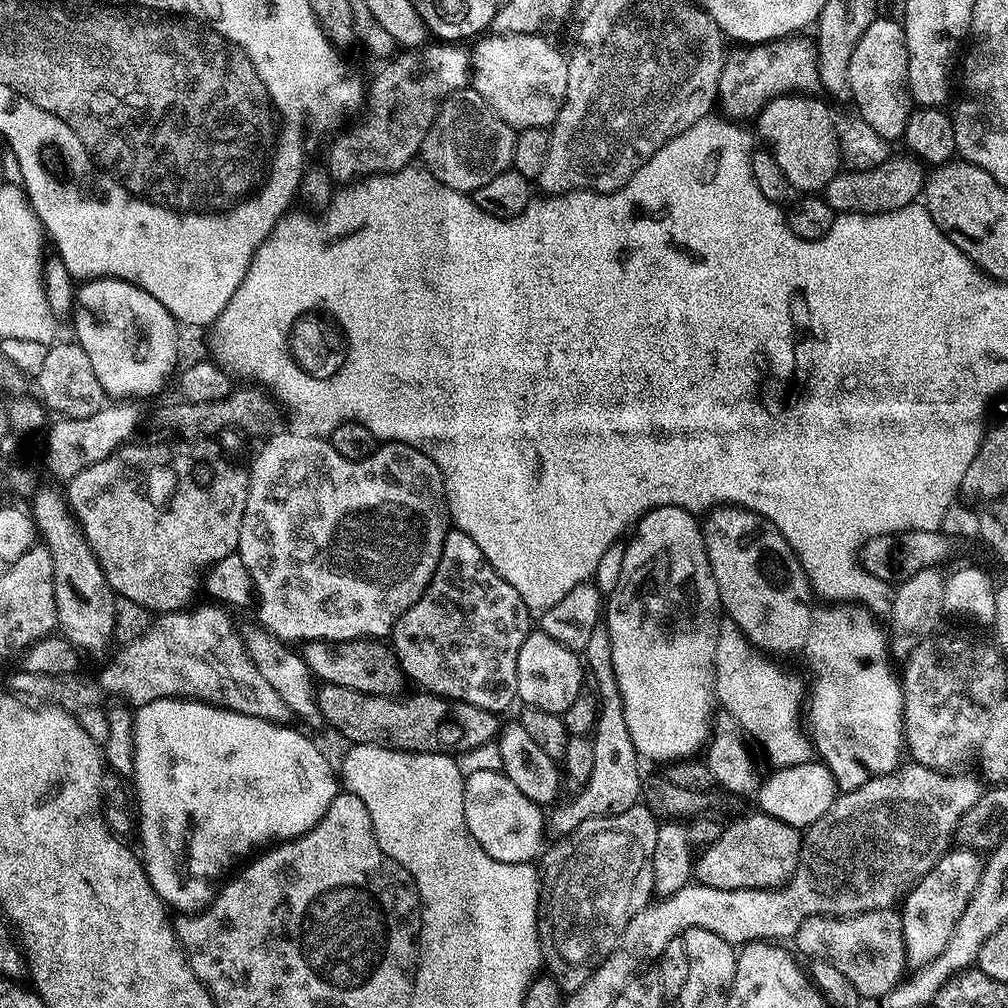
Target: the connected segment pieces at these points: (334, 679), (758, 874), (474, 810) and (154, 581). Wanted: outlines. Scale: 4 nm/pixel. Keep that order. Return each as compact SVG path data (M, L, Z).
M379 639L347 640L337 646L323 642L307 643L302 655L310 666L313 677L324 684L346 686L350 690L365 692L371 696L394 696L406 684L406 677L396 663L396 653Z
M753 810L749 816L740 816L733 823L731 821L719 838L697 855L693 865L695 881L724 890L780 888L796 872L800 861L801 835L801 829Z
M480 768L472 773L469 771L464 777L466 826L470 834L474 834L474 842L478 842L478 846L482 846L490 858L515 864L533 863L545 847L545 809L530 802L530 798L526 798L526 794L522 794L522 790L518 790L518 786L514 786L514 782L510 782L503 771L493 768Z
M172 438L176 440L152 440L149 444L136 444L137 442L129 442L120 445L115 452L112 452L106 458L102 458L102 462L94 462L94 466L86 466L86 470L82 470L82 474L78 474L73 480L67 481L66 488L68 488L68 496L66 492L66 504L70 509L71 515L74 517L80 532L83 533L85 542L92 548L92 553L98 558L98 562L102 566L102 570L106 574L106 582L111 586L112 591L117 596L125 596L130 598L133 602L138 602L139 606L148 608L149 612L153 614L163 614L165 612L178 612L187 609L193 603L192 600L196 596L196 588L198 592L198 573L207 566L217 564L222 558L233 555L238 549L238 538L242 534L242 514L246 514L246 494L248 493L248 468L245 465L235 464L222 449L215 443L212 438Z

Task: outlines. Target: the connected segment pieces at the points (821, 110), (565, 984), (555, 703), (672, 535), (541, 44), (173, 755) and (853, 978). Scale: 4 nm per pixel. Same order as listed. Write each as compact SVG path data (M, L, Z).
M785 94L776 96L768 101L758 113L760 120L760 136L765 140L767 151L782 166L786 178L790 178L793 189L800 194L819 193L829 182L833 180L837 172L841 171L842 161L840 159L840 137L838 135L838 124L832 117L832 112L817 97L812 94Z
M641 802L622 814L599 816L582 822L578 830L569 836L559 837L556 845L543 853L536 925L543 967L547 975L558 982L561 993L571 994L586 986L586 980L620 944L626 926L630 926L630 918L634 918L634 914L653 899L654 841L658 838L659 829L656 813Z
M539 630L528 633L526 642L522 642L522 650L518 650L516 694L521 705L563 714L574 703L574 698L578 698L578 694L585 691L585 688L586 668L577 653L562 646L562 642L554 642L550 634Z
M651 508L636 521L631 536L632 541L624 548L618 586L614 586L606 600L606 623L610 630L610 646L614 650L614 674L618 678L618 690L622 690L626 726L630 726L630 738L645 761L692 758L709 739L714 709L718 704L715 651L722 615L718 582L714 582L710 570L701 521L685 508Z
M491 34L474 48L474 87L476 93L513 130L547 129L568 98L568 62L543 35Z
M179 698L139 705L135 709L134 715L136 717L134 770L130 780L131 783L136 783L136 790L134 786L134 800L138 805L138 836L140 832L140 844L144 847L142 863L144 871L148 873L148 880L154 886L156 893L160 895L161 900L169 909L175 910L177 908L175 910L177 913L191 914L199 912L201 908L207 908L218 891L218 885L241 861L251 857L253 853L265 846L293 840L295 836L310 831L322 818L322 814L326 814L330 802L334 802L338 791L338 776L334 771L334 764L331 764L320 753L319 746L310 737L303 736L302 733L295 732L292 728L287 728L289 726L287 723L238 714L228 708L216 708L213 704L203 704L201 700L181 700Z
M895 907L863 912L858 916L812 917L798 928L794 943L801 957L808 956L835 966L865 1001L883 1001L884 996L904 979L909 967L902 918Z

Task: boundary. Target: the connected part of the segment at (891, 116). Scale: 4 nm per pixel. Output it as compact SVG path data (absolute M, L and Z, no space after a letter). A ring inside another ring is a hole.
M877 18L866 26L866 34L858 38L858 46L854 46L854 55L850 57L850 90L852 91L851 103L856 104L859 119L864 120L882 138L896 142L903 137L906 122L914 111L912 95L908 93L908 47L904 37L904 25L899 20L885 20Z

